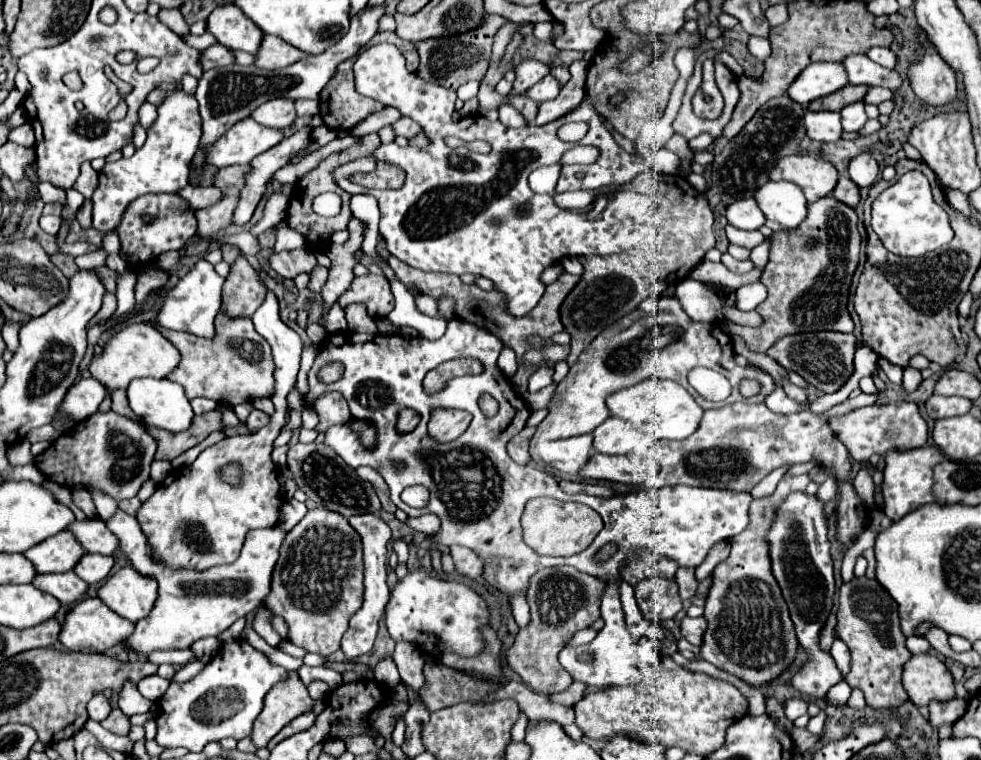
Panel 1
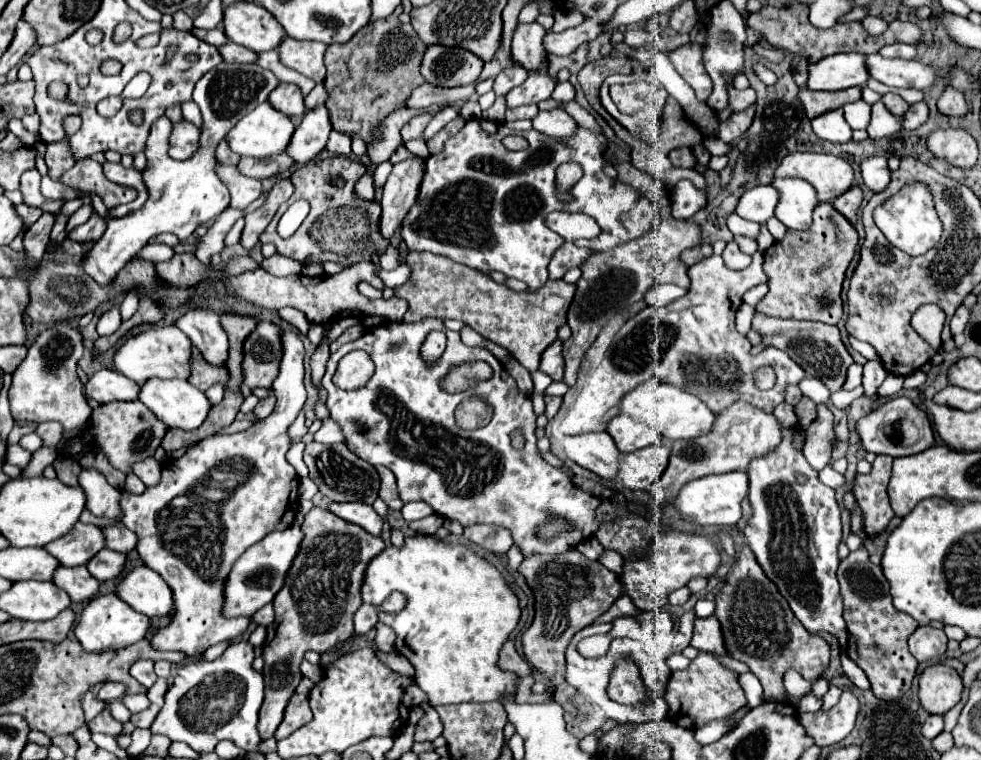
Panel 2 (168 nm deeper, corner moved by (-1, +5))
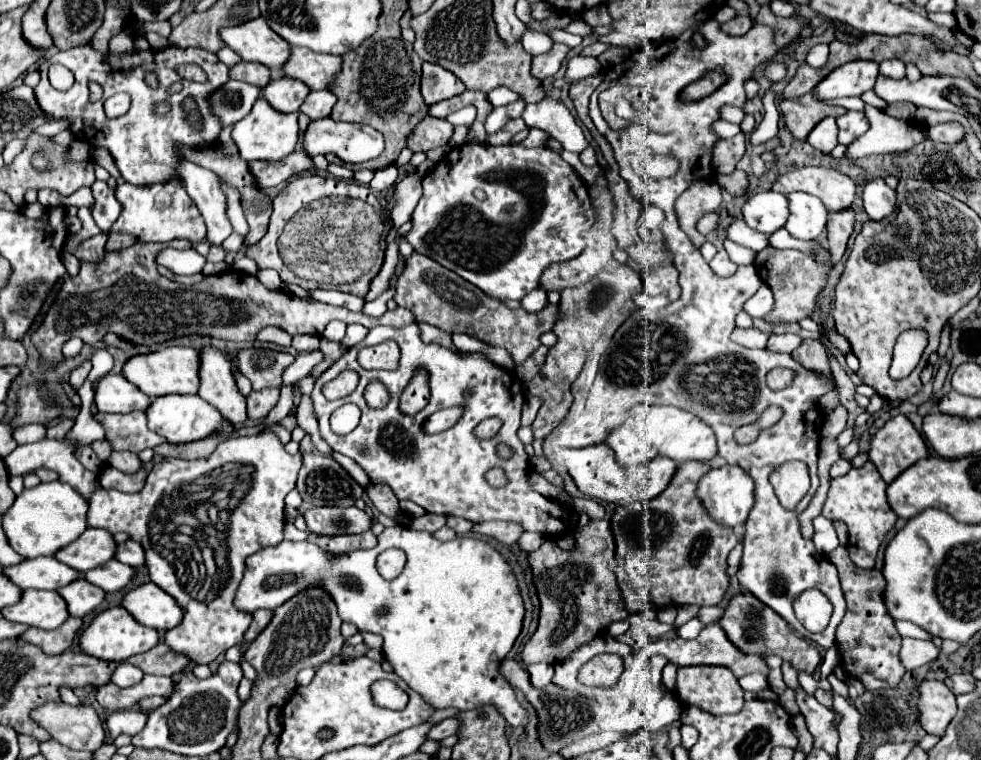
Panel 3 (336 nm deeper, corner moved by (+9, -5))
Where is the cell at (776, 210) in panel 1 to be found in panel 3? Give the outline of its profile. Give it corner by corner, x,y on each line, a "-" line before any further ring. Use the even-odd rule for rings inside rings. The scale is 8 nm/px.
789,193
789,217
785,223
785,229
795,239
819,239
825,231
827,223
827,211
823,203
805,193

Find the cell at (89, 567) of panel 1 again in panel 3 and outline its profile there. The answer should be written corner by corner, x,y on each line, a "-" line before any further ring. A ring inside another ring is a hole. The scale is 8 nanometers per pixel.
109,559
105,565
95,567
85,573
85,579
97,587
101,587
105,593
113,593
123,589
133,575
133,567
119,563
117,559

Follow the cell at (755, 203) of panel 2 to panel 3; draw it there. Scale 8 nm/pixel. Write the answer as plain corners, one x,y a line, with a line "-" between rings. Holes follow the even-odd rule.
763,191
747,199
743,205
743,221
765,235
781,229
789,215
787,197
775,191

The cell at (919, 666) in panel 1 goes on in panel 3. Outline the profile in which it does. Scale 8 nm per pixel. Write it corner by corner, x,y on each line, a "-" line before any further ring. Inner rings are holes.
921,681
917,697
917,709
919,709
919,723
927,733
943,735
945,727
957,713
955,695
949,691
949,687
943,681

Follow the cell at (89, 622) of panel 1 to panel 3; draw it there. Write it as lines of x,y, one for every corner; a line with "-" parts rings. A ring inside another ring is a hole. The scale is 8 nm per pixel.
111,607
105,611
99,611
91,623
83,629
81,637
79,637
79,647
83,653
97,657
97,659
105,659
105,661
125,661
131,655
149,651
151,647
155,647
159,641
159,635
155,629
139,625
123,607

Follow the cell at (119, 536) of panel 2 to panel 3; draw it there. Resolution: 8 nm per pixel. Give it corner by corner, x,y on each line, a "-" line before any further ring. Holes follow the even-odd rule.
125,541
125,543
119,543
117,545
117,551
115,551
115,559
125,563
125,565
131,565
131,567
137,567
137,565
143,565
145,561
145,555
143,555
143,547
135,541

